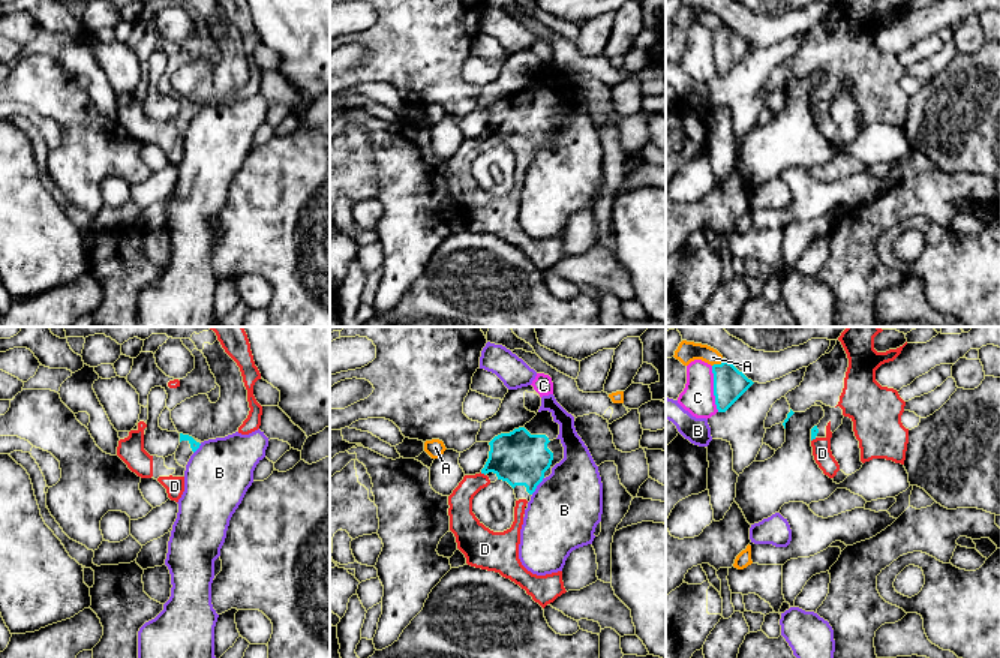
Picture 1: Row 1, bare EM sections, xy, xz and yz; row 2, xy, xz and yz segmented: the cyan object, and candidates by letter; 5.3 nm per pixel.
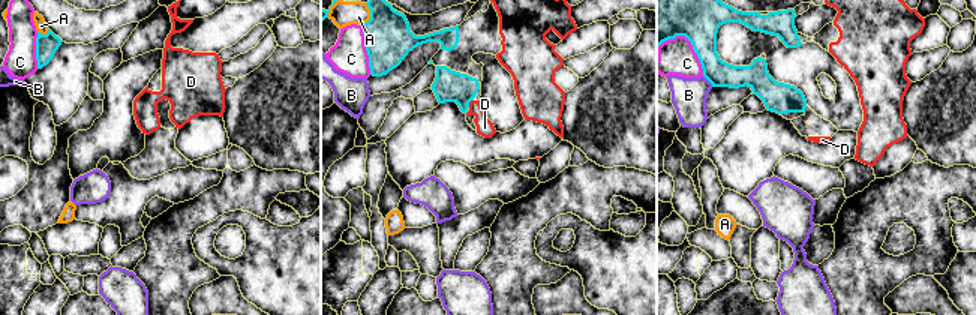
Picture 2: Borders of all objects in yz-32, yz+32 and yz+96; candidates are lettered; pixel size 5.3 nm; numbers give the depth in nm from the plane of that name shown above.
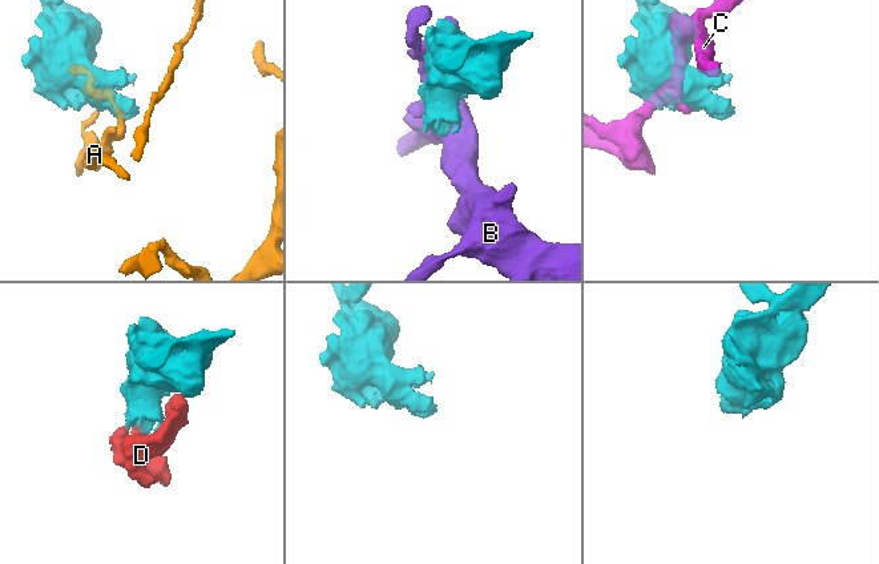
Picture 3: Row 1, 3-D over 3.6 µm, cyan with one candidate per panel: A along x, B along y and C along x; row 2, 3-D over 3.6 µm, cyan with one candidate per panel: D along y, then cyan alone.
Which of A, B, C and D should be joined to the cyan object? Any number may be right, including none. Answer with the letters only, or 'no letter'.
D

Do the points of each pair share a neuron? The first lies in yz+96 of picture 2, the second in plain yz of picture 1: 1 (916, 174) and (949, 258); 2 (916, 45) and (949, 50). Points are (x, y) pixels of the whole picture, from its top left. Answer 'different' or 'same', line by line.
1: different
2: different

